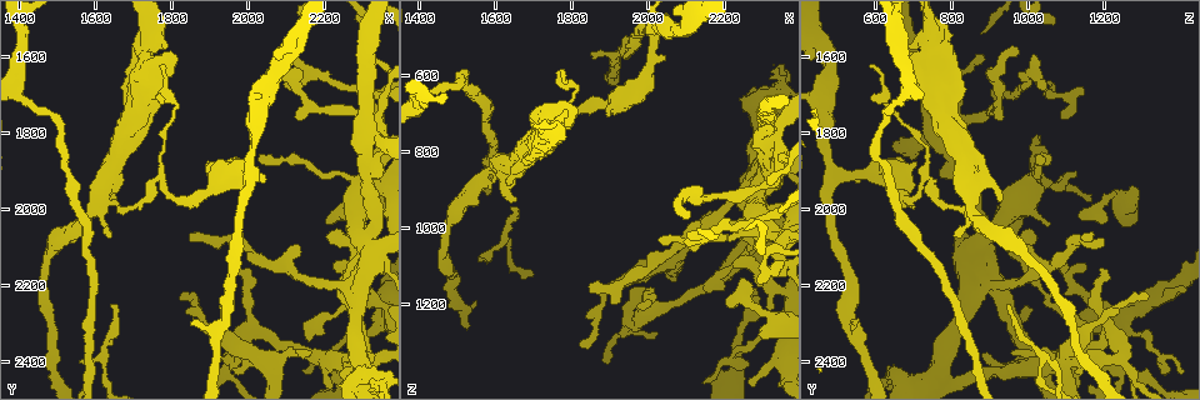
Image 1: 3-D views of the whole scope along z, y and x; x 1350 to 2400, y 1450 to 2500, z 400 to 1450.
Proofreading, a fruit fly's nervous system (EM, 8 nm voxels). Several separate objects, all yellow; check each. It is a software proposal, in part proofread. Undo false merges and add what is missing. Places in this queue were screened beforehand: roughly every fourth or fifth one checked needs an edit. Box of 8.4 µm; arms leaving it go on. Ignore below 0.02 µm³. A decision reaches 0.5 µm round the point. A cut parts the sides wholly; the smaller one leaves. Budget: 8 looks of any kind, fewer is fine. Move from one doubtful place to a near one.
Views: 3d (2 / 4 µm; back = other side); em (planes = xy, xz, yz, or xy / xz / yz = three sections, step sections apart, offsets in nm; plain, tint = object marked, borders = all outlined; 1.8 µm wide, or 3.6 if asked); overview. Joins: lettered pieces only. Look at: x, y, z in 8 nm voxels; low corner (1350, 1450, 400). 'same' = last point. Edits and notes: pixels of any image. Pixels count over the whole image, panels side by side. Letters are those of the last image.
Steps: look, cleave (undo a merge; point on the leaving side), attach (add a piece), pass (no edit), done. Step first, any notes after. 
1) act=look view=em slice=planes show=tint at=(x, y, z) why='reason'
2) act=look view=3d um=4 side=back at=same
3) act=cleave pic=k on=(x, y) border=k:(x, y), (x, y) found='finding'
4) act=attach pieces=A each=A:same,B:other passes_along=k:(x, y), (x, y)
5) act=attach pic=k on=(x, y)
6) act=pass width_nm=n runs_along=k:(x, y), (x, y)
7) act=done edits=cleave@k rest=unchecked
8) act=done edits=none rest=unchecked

act=look view=em slice=planes show=tint at=(1475, 2125, 1010) why='sudden change in width'

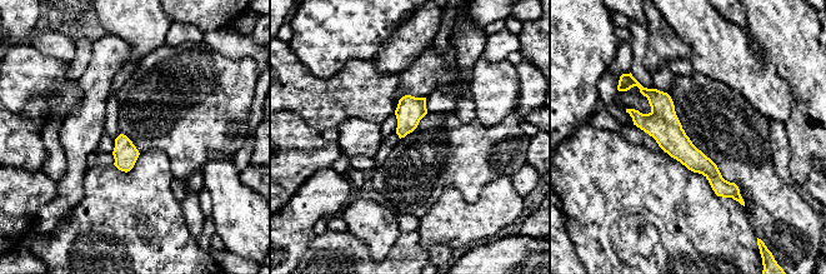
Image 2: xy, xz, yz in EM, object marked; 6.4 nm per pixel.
act=look view=em slice=planes show=borders at=same why='what lies round it'

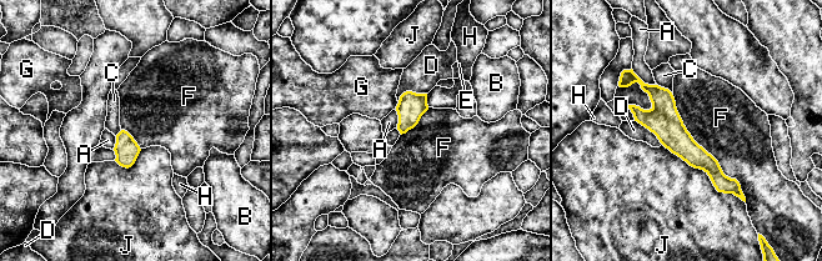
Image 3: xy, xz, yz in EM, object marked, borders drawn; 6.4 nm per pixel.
act=pass each=A:other,B:other,C:other,D:other,E:other,F:other,G:other,H:other,J:other border=3:(671, 94), (686, 130), (746, 199) found='one neuron here'

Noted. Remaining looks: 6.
act=look view=3d um=2 at=(1630, 1955, 850) why='side arm on a straight run'

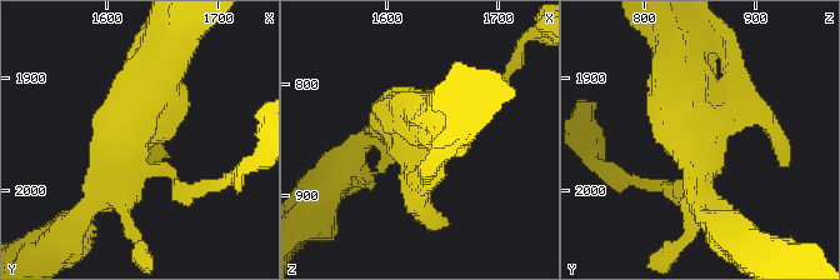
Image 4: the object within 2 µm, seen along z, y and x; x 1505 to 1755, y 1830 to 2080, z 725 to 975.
act=look view=em slice=planes show=plain at=(1624, 1964, 854)

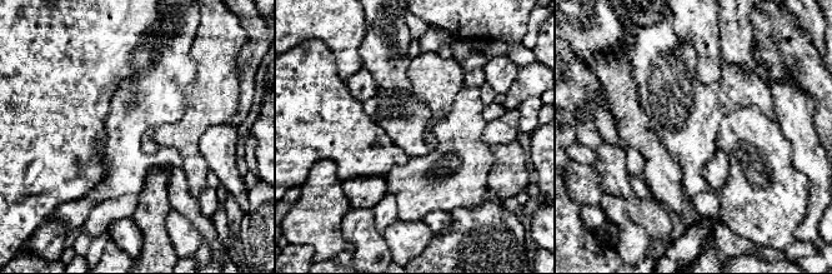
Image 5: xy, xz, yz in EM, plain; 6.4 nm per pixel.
act=look view=em slice=planes show=borders at=same

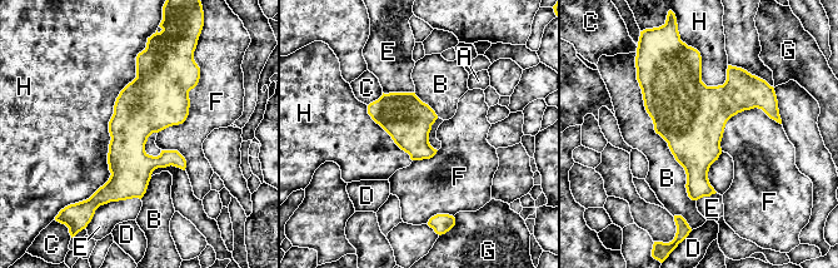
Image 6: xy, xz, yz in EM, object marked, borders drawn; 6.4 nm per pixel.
act=pass width_nm=300 each=A:other,B:other,C:other,D:other,E:other,F:other,G:other,H:other border=6:(200, 75), (188, 117), (158, 133) found='continuous, no second neuron'

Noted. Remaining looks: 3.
act=look view=em slice=xy step=16 show=tint at=(2315, 2095, 885) why='calibre changes'

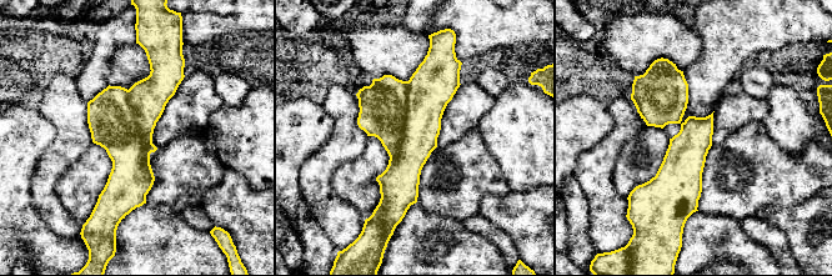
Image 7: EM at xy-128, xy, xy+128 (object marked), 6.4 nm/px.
act=look view=em slice=planes show=borders at=same

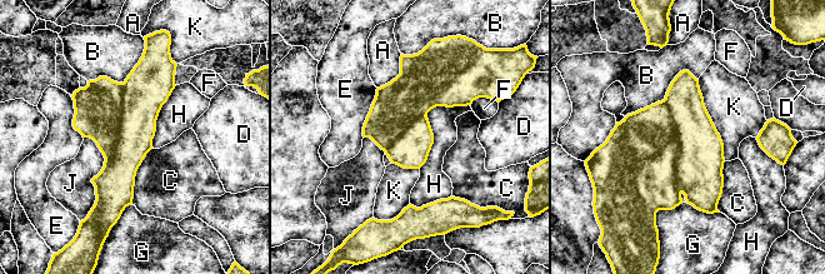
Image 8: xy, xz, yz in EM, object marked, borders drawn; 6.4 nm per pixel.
act=cleave pic=8 on=(700, 162) each=A:other,B:other,C:other,D:other,E:other,F:other,G:other,H:other,J:other,K:other found='a second neuron is stuck on'

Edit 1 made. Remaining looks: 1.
act=done edits=cleave@8 rest=unchecked

